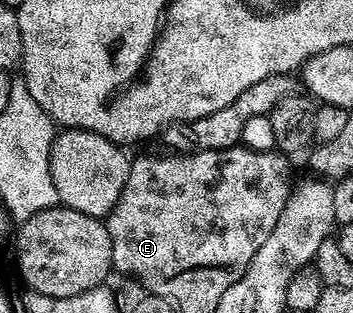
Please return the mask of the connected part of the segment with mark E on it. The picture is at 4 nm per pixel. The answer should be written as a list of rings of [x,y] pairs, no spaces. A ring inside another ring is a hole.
[[[234,145],[231,149],[197,150],[190,155],[180,157],[140,157],[131,162],[129,177],[126,179],[124,190],[118,199],[116,206],[106,216],[108,234],[110,235],[110,247],[112,248],[112,267],[118,274],[125,273],[147,288],[151,296],[159,297],[159,290],[164,288],[162,281],[174,281],[178,275],[186,275],[188,269],[205,269],[211,274],[220,274],[225,279],[237,281],[246,271],[248,264],[254,259],[258,247],[266,243],[270,231],[274,231],[274,223],[278,223],[278,215],[282,215],[284,205],[288,201],[288,195],[294,188],[292,181],[292,165],[287,156],[279,151],[252,151],[243,145]]]

